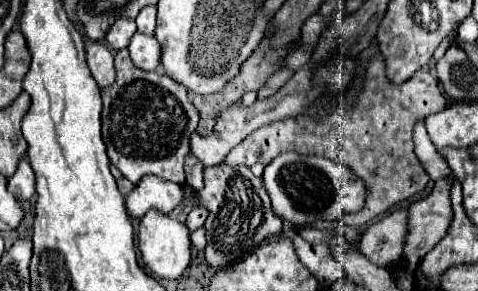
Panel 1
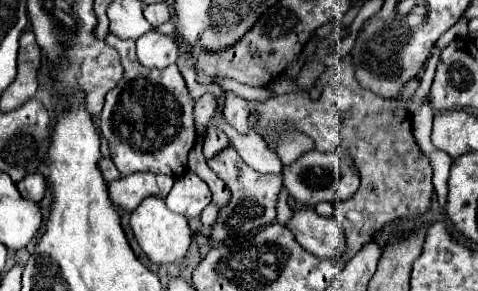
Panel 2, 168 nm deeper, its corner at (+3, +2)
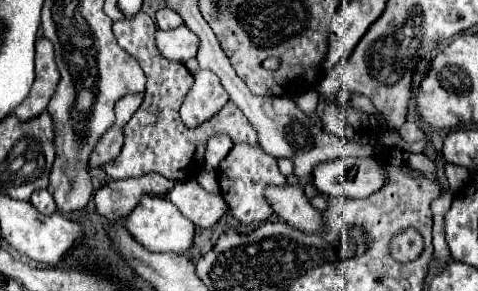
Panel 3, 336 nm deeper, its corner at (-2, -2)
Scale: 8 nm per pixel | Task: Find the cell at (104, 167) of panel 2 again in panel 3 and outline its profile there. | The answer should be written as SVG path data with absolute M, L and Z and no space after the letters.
M109 127L101 141L97 143L95 151L91 153L91 167L103 167L105 163L111 163L123 147L123 127Z

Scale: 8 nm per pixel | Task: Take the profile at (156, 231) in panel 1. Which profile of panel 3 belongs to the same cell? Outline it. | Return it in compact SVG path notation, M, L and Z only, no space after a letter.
M145 195L137 203L137 207L131 211L131 215L125 221L129 233L137 237L141 245L153 251L173 251L173 253L185 253L193 241L193 223L181 215L181 211L165 197L153 197Z

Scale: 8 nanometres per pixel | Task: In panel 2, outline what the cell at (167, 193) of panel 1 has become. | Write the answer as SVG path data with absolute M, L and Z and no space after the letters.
M132 173L128 177L108 183L110 199L124 211L134 211L140 201L146 197L166 197L174 185L174 179L168 175L156 173Z

